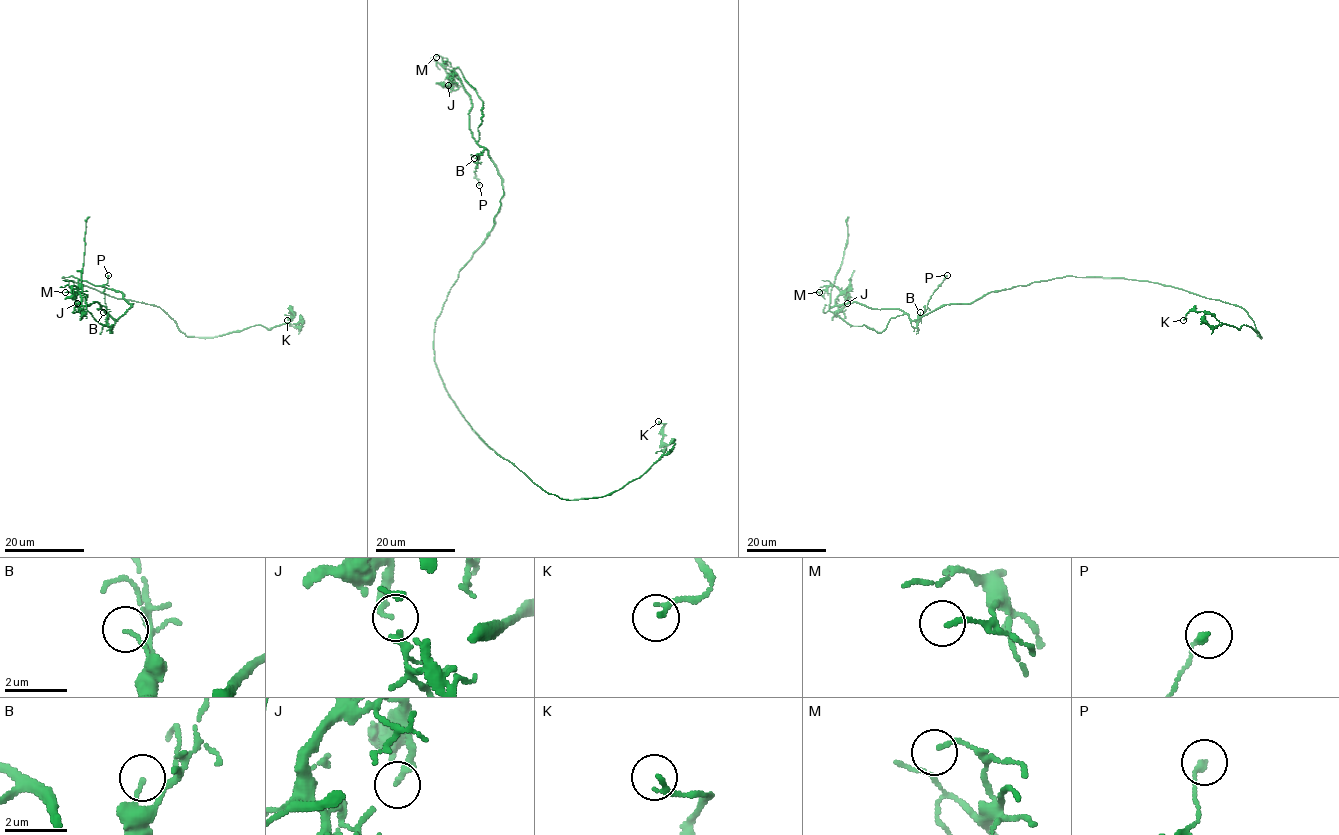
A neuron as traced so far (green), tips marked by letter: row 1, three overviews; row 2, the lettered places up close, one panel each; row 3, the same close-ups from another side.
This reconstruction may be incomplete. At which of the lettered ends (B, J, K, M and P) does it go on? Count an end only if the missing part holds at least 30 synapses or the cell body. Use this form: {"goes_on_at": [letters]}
{"goes_on_at": []}

